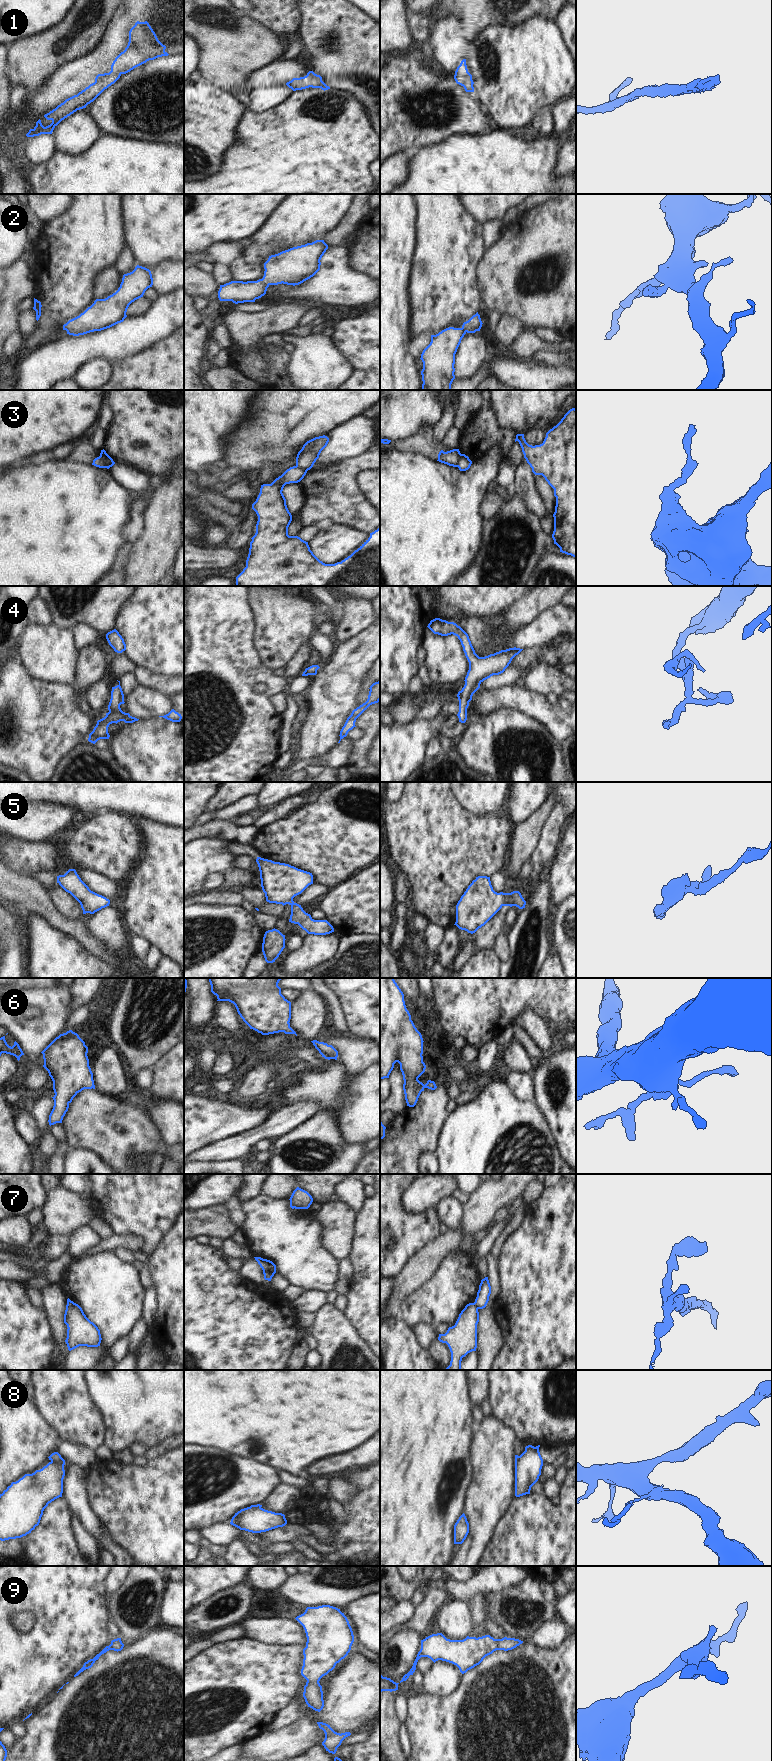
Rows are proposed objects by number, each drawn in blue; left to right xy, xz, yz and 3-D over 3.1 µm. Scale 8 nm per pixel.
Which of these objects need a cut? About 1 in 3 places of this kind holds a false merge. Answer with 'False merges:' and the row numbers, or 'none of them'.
False merges: 3, 7, 8

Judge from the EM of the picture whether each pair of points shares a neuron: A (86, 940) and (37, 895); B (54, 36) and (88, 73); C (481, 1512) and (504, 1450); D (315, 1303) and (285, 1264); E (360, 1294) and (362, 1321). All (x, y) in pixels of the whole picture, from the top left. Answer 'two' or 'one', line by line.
A: one
B: two
C: one
D: two
E: one

